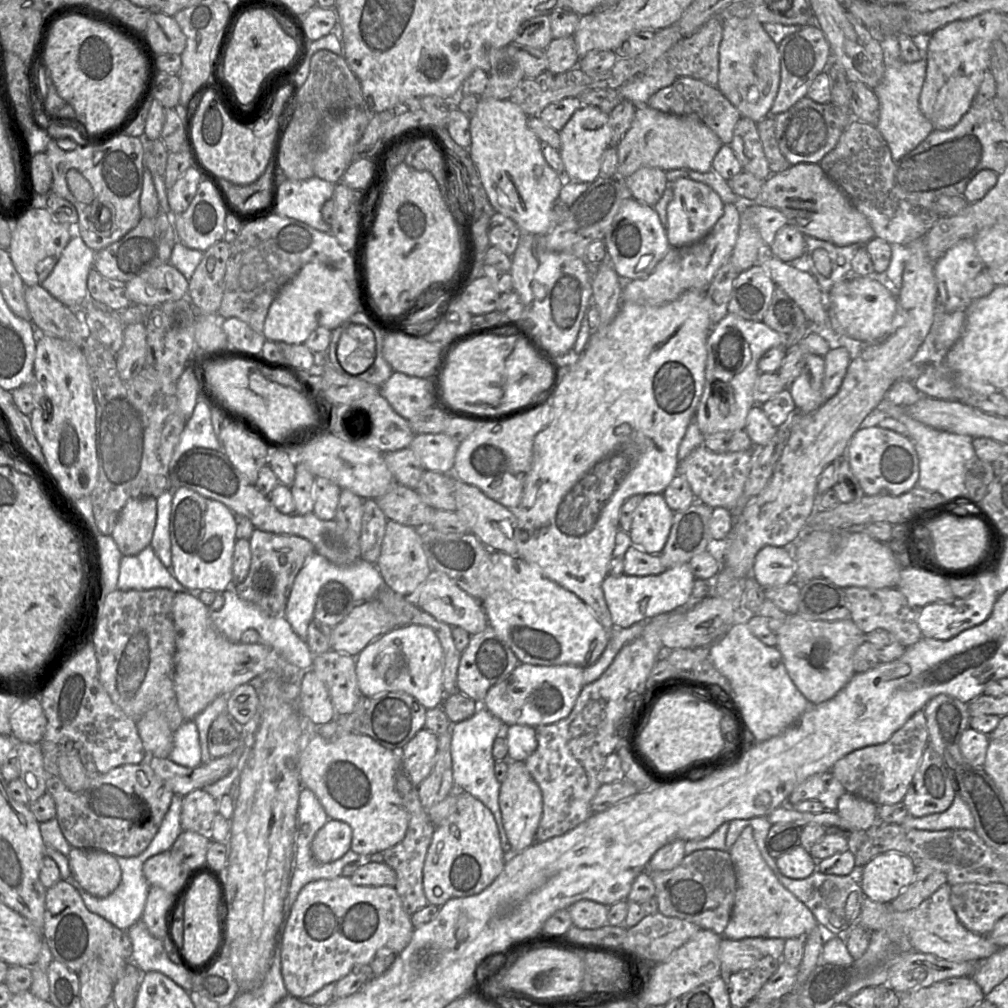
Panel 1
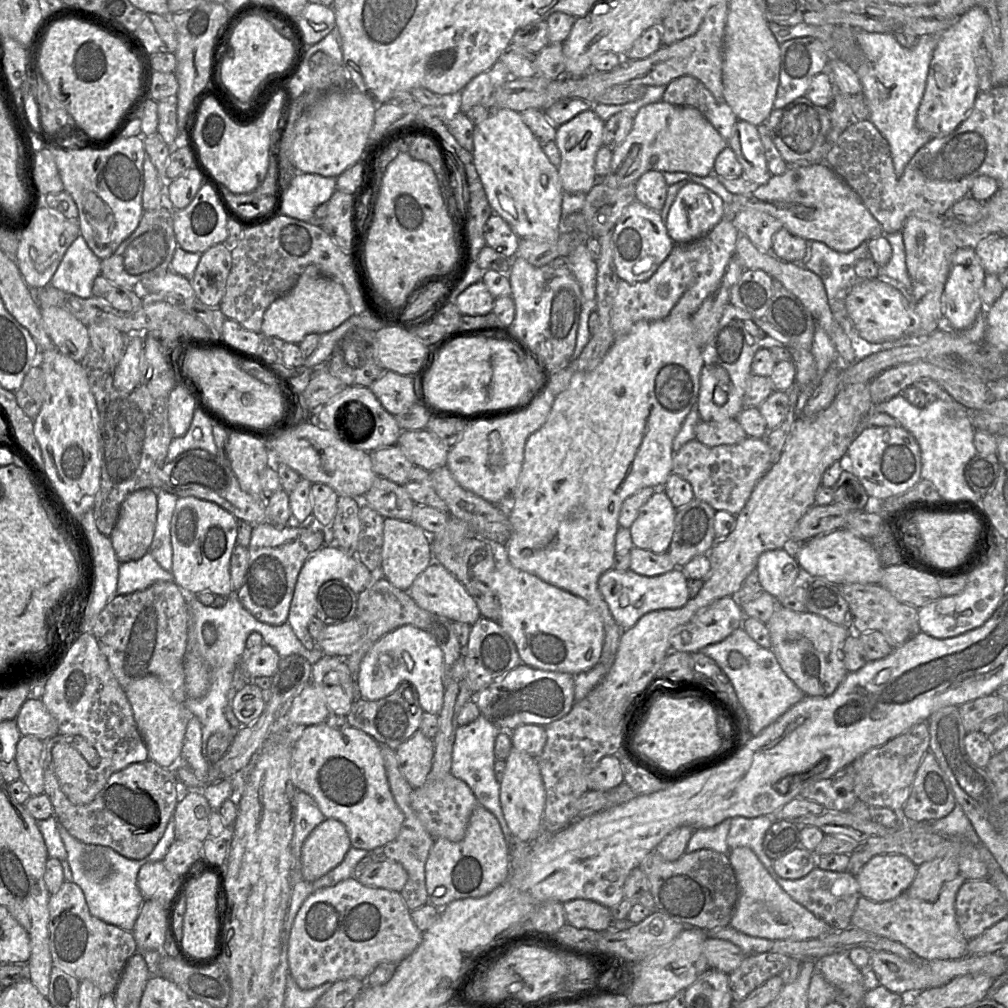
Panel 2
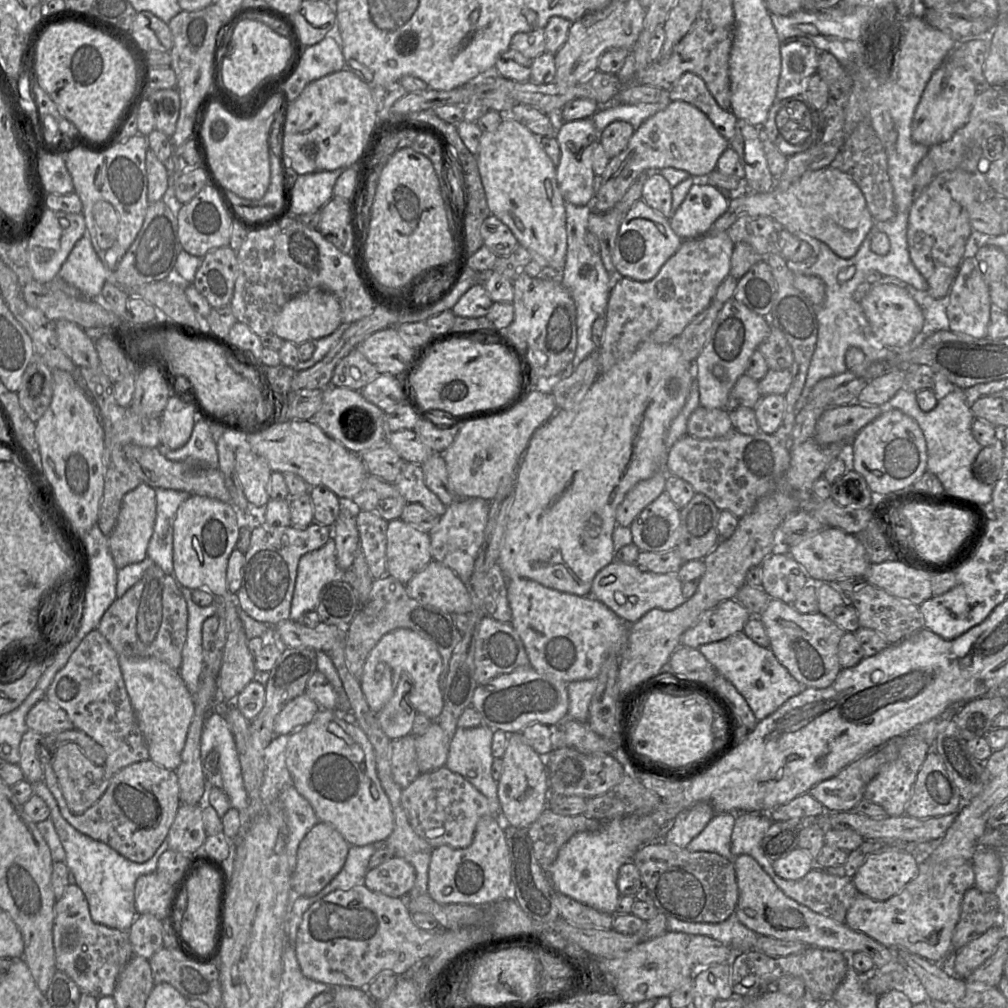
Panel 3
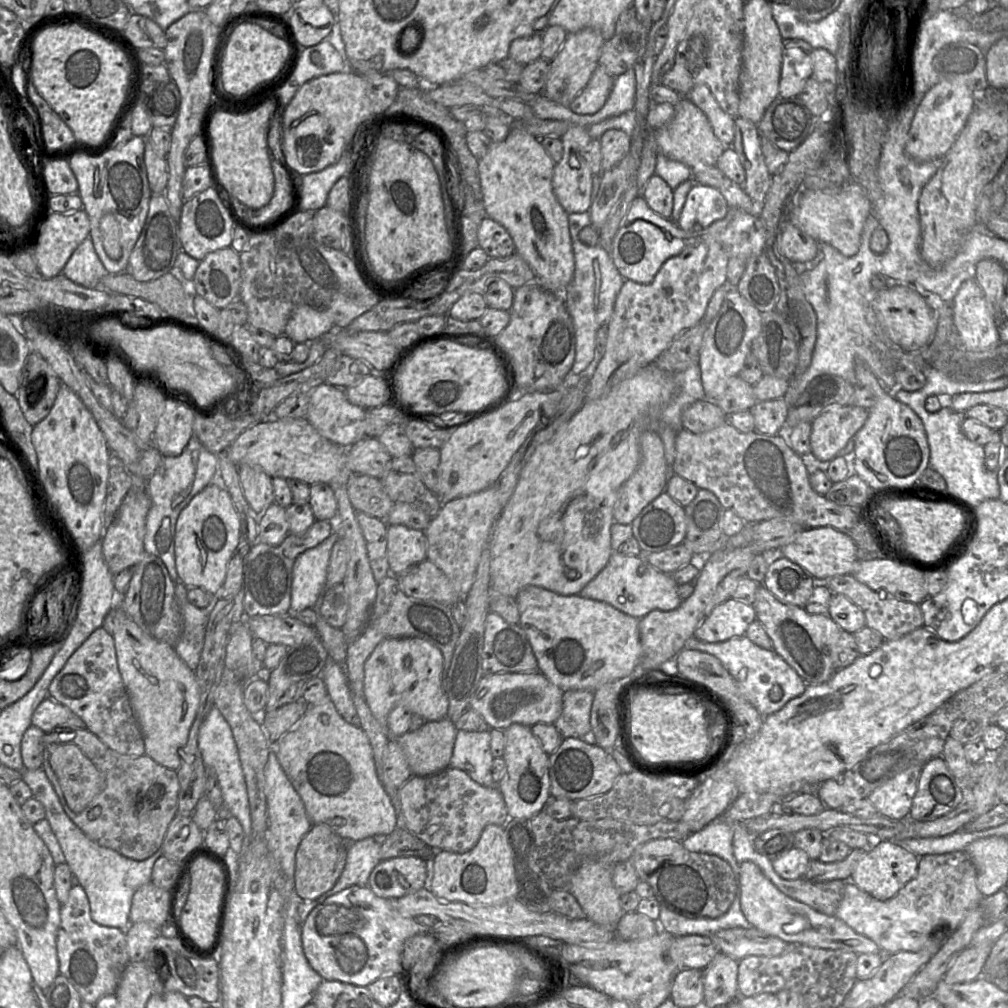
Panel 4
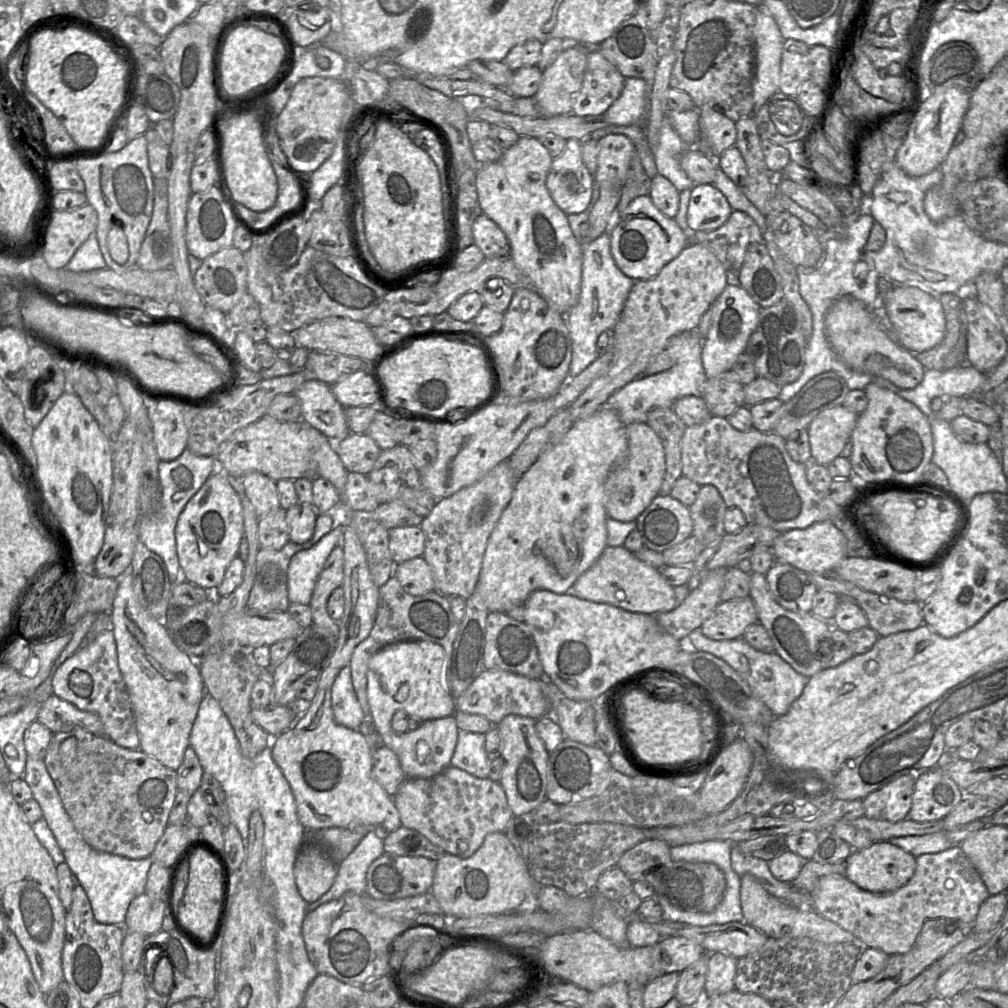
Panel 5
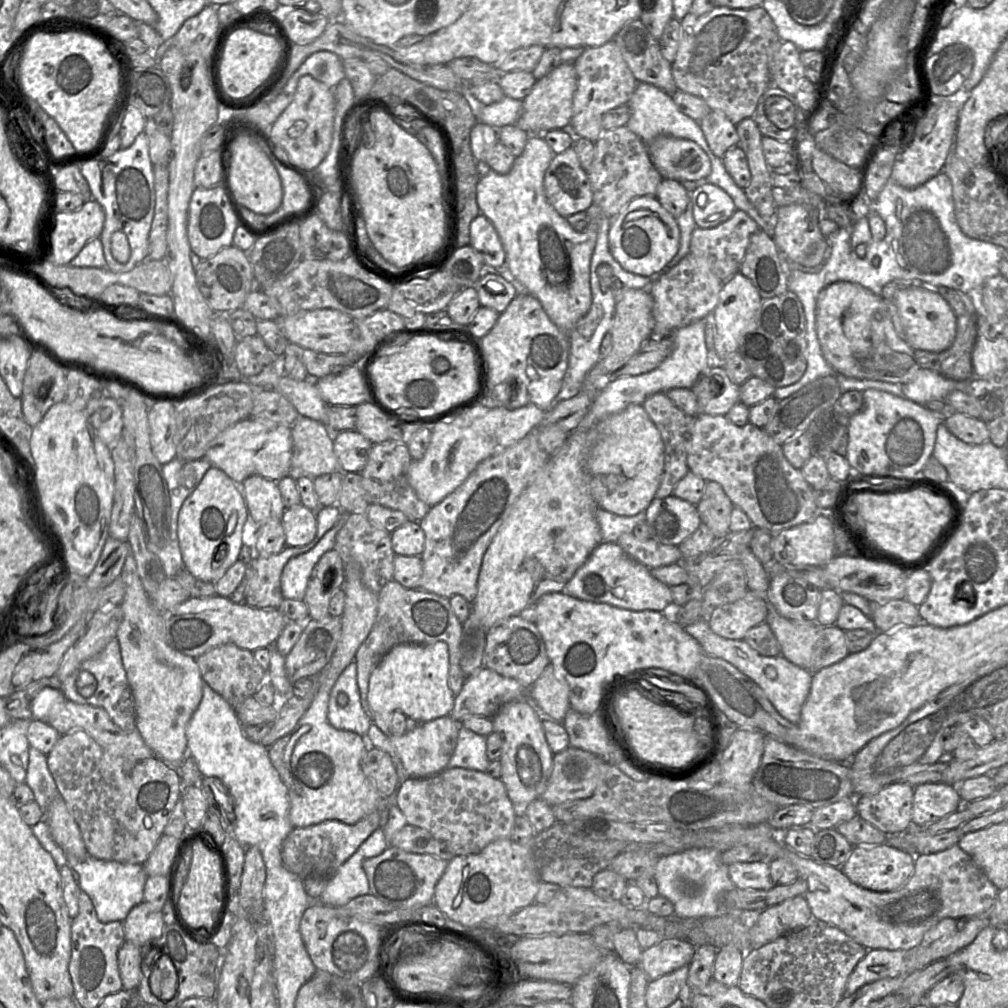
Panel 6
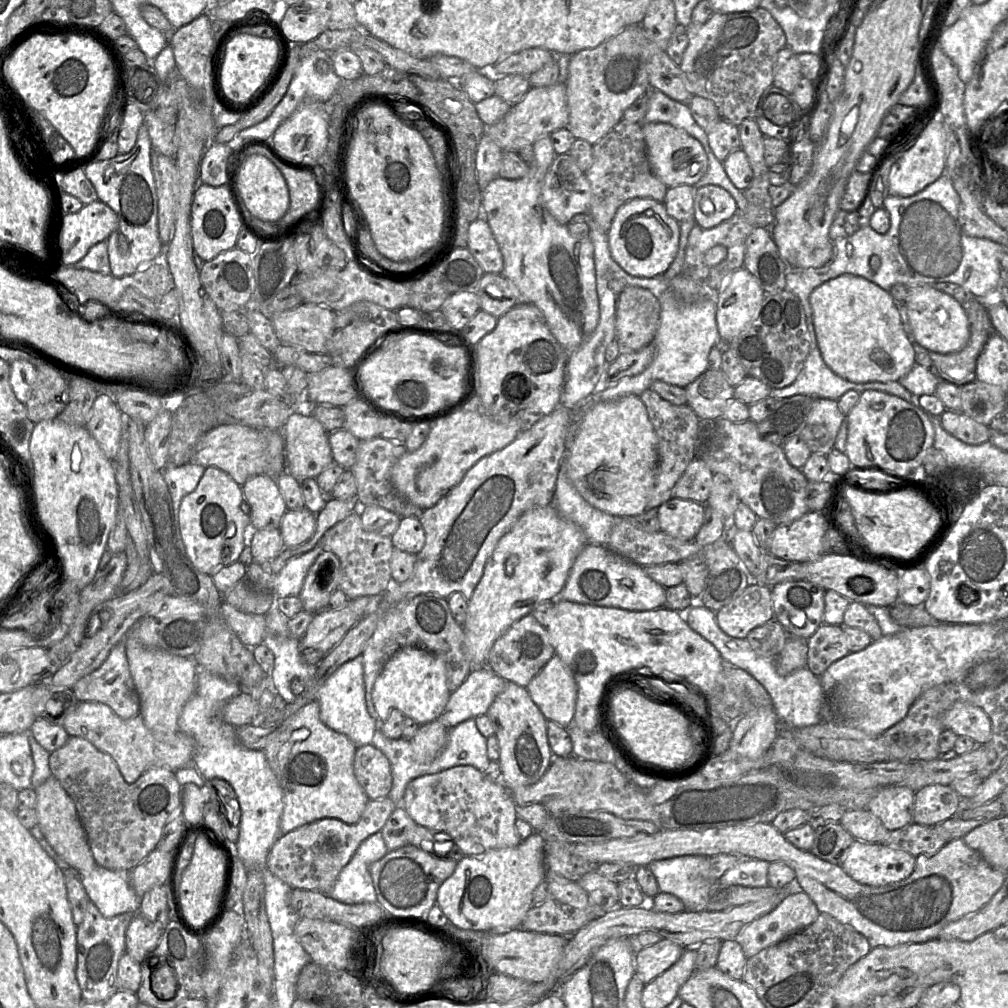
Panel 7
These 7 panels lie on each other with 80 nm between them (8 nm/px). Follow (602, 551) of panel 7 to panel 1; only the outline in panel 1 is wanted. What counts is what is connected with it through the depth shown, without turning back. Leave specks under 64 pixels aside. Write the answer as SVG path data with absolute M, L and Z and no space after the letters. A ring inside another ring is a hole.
M689 563L680 564L658 575L634 576L621 574L607 575L602 583L605 600L615 628L628 628L640 621L647 621L654 616L670 613L692 601L695 576Z

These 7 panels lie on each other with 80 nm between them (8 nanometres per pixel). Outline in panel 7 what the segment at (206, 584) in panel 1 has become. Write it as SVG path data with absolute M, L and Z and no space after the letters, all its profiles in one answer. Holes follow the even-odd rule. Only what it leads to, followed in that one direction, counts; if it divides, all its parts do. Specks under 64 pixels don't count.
M217 467L205 468L197 487L180 504L179 529L186 554L198 570L209 575L238 561L245 547L244 530L250 523L250 506L244 500L242 486Z

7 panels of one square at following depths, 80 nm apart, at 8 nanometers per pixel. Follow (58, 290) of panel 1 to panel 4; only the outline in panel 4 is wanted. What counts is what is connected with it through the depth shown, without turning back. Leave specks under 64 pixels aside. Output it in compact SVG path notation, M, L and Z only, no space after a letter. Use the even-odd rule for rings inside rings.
M90 236L85 238L73 252L62 274L83 287L101 287L100 280L109 273L95 252Z

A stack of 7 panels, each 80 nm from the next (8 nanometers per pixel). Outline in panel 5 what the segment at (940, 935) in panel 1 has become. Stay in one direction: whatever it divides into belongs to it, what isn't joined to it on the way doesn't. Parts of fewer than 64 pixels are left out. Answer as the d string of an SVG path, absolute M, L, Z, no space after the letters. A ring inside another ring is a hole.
M959 845L938 853L917 856L916 869L911 879L891 893L872 893L860 888L845 875L829 874L819 880L810 894L813 910L819 915L852 933L864 948L879 949L888 955L909 952L927 920L947 917L973 923L981 904L990 896L978 870Z

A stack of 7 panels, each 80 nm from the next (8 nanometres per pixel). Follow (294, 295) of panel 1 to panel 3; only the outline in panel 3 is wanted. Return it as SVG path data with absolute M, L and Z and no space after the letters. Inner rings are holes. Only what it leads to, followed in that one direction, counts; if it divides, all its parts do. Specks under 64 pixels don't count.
M309 289L289 300L276 316L272 332L300 345L307 341L317 341L330 335L342 324L342 309L338 298L330 291Z

